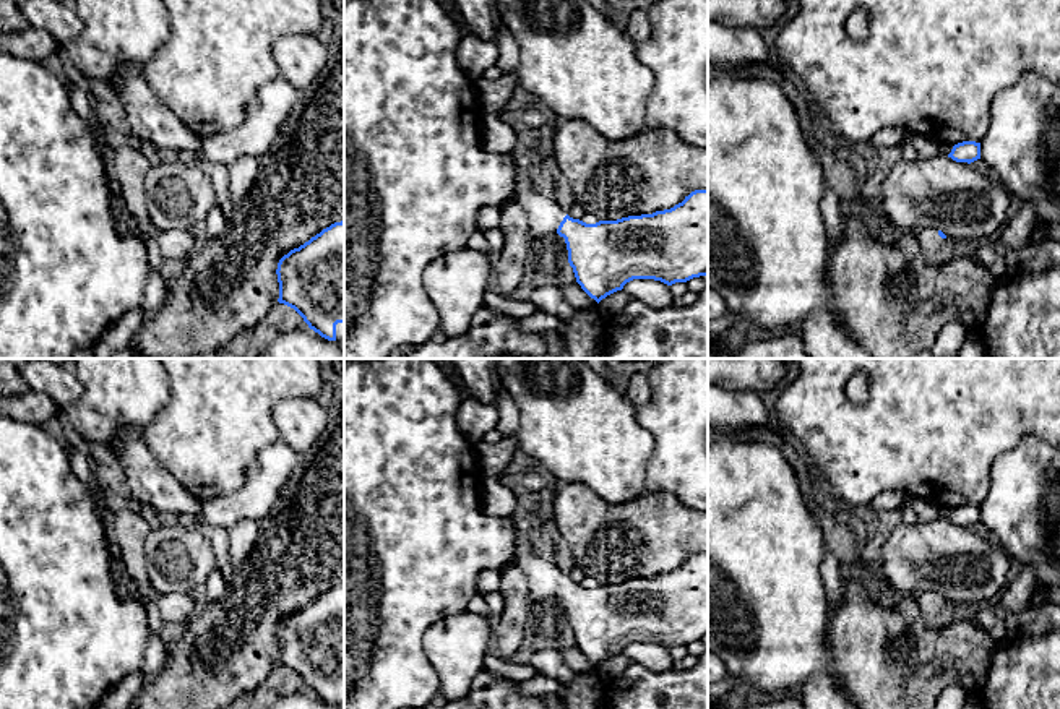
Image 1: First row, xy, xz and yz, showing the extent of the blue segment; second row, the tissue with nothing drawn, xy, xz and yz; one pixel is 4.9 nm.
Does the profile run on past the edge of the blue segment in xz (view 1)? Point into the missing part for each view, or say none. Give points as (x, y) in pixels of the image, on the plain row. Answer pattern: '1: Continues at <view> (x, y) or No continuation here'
1: Continues at xz (544, 580)

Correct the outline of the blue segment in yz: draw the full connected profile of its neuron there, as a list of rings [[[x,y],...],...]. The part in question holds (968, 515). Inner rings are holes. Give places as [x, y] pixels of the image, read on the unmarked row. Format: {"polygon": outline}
{"polygon": [[[963,505],[953,509],[951,516],[948,518],[956,526],[974,526],[980,522],[980,506],[976,505]]]}

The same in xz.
{"polygon": [[[516,518],[513,526],[516,547],[513,563],[526,574],[529,600],[545,597],[563,600],[576,646],[597,667],[633,642],[654,642],[672,649],[708,639],[708,553],[692,555],[670,573],[586,587],[570,581],[552,560],[542,558],[534,550],[529,521]]]}

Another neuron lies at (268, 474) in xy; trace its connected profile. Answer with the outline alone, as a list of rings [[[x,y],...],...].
[[[284,441],[263,448],[247,471],[243,485],[227,495],[201,503],[201,524],[209,529],[231,529],[242,519],[260,521],[269,516],[300,454]]]

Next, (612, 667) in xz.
[[[617,654],[597,667],[597,673],[607,686],[614,678],[617,678],[627,667],[630,659],[623,654]]]

